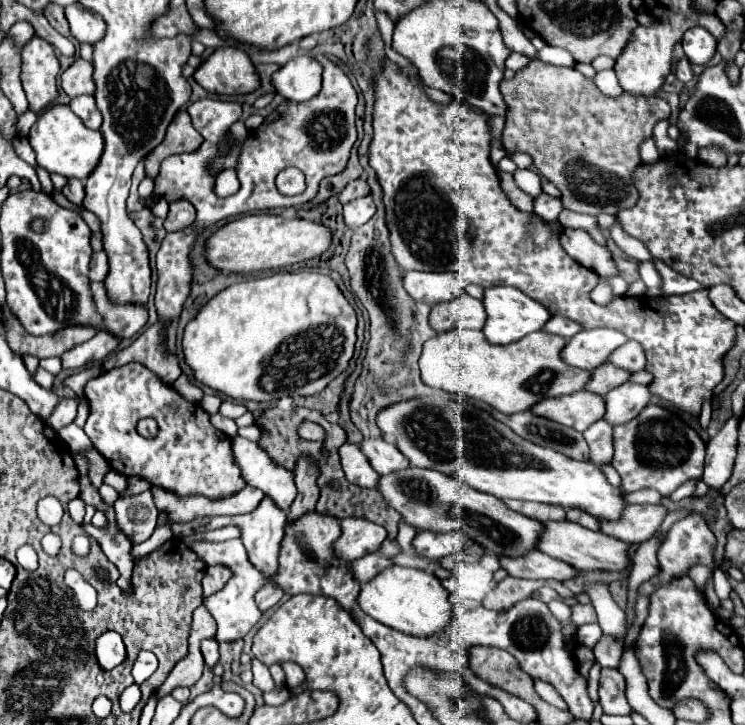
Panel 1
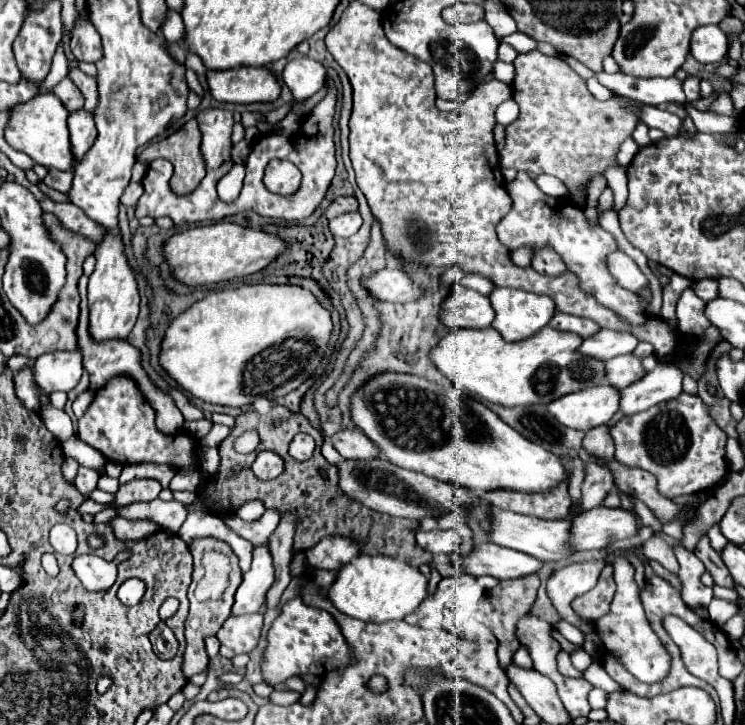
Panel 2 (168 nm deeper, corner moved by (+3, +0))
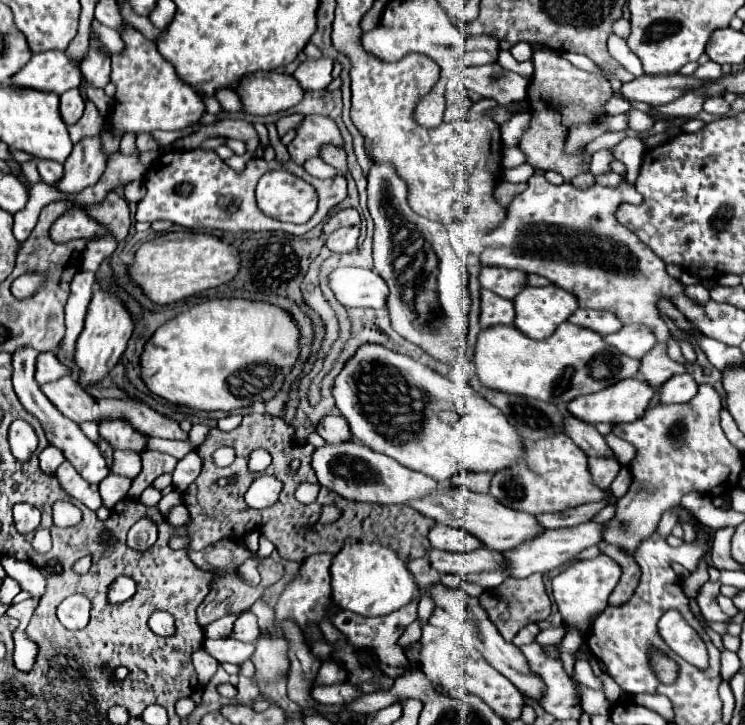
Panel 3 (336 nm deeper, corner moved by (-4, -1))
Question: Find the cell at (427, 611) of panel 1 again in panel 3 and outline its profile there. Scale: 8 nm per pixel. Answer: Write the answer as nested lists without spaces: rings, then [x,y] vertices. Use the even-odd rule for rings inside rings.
[[[354,543],[342,547],[330,565],[332,599],[338,607],[364,617],[380,617],[404,607],[418,591],[406,563],[380,543]]]

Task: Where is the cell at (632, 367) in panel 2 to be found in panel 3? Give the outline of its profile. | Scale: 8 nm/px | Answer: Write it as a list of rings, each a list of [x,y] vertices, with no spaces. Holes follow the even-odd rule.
[[[658,343],[642,359],[640,377],[646,379],[646,383],[650,383],[654,389],[664,385],[666,379],[670,379],[670,377],[674,377],[678,373],[686,373],[686,367],[682,363],[668,357],[666,347],[668,347],[666,343]]]

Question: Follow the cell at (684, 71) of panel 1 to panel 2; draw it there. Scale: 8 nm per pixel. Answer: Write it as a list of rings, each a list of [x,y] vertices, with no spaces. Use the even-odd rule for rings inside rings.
[[[689,74],[685,80],[683,80],[683,92],[687,96],[687,102],[691,100],[697,100],[699,98],[699,78]]]

